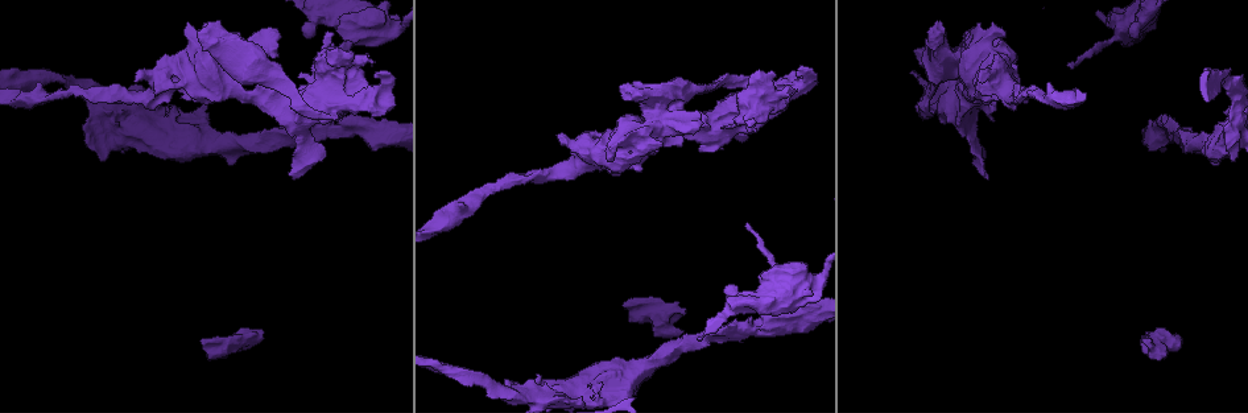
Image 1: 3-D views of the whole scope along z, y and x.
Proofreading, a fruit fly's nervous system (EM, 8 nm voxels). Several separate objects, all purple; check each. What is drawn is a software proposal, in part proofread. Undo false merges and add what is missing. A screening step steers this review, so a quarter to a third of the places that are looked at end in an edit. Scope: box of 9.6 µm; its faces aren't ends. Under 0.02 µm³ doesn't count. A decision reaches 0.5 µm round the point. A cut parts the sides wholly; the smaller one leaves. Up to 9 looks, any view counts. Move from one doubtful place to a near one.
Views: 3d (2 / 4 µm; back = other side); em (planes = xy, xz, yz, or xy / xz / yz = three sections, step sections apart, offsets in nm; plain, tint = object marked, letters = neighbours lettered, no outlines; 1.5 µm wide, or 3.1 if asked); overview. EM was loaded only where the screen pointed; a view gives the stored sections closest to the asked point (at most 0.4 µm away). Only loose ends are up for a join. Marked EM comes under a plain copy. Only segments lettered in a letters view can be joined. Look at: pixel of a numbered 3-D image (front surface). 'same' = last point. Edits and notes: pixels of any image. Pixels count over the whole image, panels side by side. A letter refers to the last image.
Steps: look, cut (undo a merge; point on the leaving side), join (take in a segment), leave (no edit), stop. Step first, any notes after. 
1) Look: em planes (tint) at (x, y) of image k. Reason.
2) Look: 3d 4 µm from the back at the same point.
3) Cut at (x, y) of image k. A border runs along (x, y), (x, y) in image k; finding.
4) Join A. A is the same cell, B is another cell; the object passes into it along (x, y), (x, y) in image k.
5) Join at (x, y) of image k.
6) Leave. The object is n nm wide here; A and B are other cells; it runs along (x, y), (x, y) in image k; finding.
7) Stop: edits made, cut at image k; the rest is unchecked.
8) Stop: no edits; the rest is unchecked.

Look: 3d 2 µm from the back at (1149, 338) of image 1.

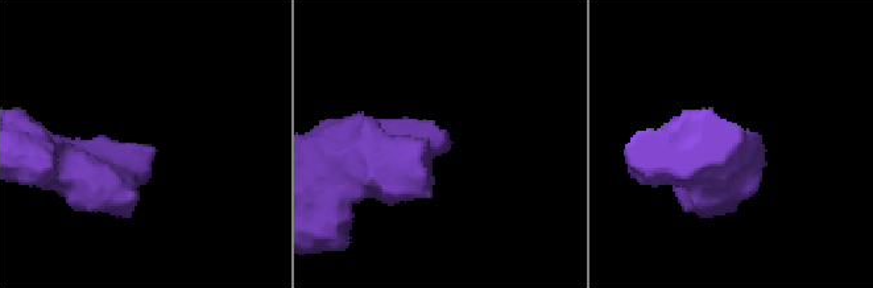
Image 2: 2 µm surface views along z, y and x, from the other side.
Look: em xy step 4 (letters) at (153, 152) of image 2. Now the EM.

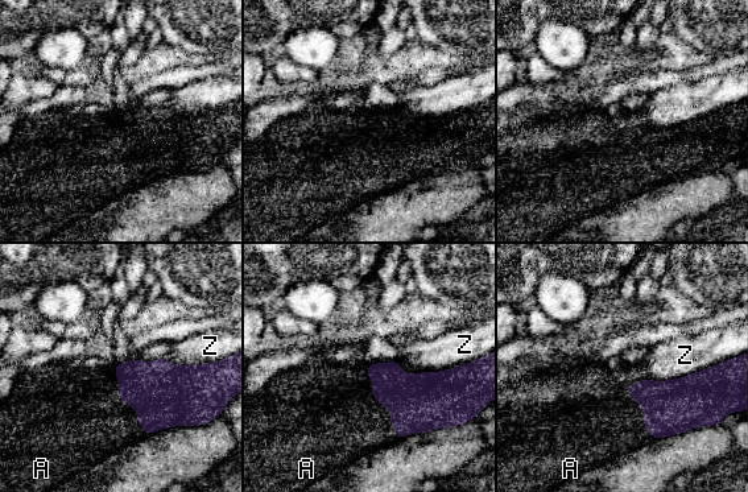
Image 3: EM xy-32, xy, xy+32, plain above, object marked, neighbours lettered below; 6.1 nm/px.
Look: em planes (letters) at the same point. Another direction.

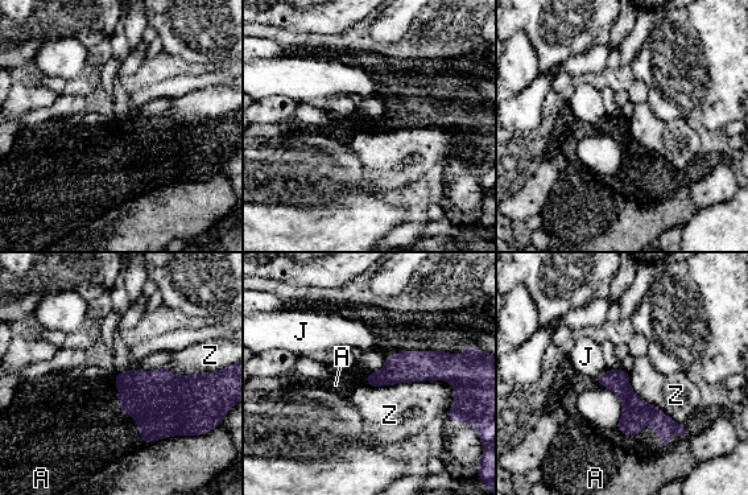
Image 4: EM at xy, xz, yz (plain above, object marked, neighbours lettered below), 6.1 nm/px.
Join A. A is the same cell, J and Z are other cells; the object passes into it along (158, 400), (119, 394), (85, 416) in image 4; it goes on there.

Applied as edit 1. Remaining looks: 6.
Look: overview.

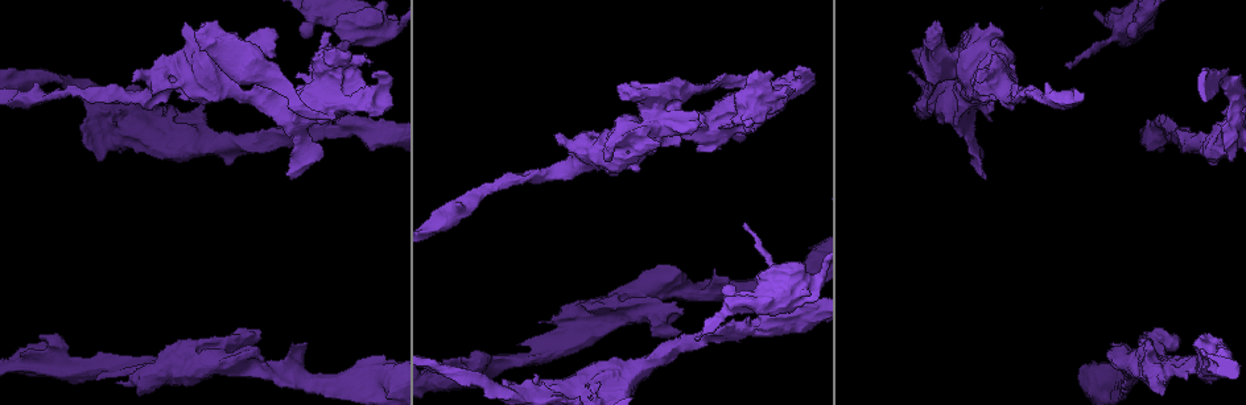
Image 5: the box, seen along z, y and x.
Look: em planes (tint) at (712, 335) of image 5. A narrow waist.

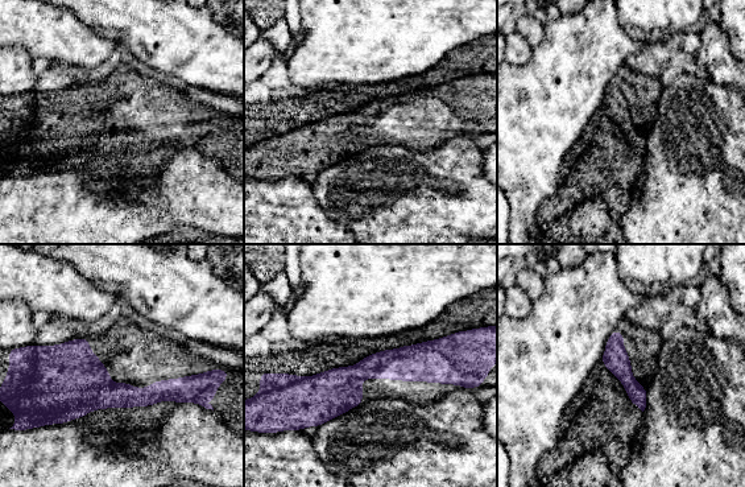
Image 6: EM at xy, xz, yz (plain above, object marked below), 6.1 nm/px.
Look: em planes (letters) at the same point.

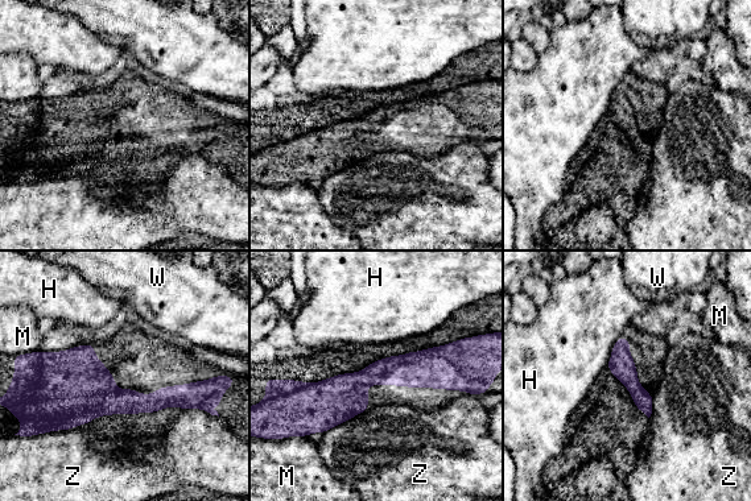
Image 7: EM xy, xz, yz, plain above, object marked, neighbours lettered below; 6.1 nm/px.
Leave. The object is 130 nm wide here; H, M, W and Z are other cells; it runs along (465, 371), (308, 392) in image 7; continuous, no second neuron.

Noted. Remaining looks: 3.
Look: 3d 4 µm at (1212, 94) of image 5. Branch stops here.

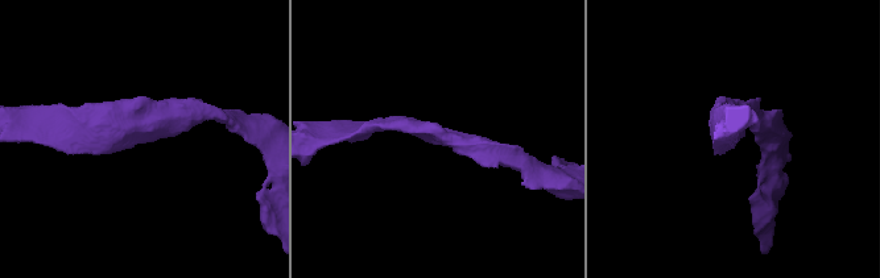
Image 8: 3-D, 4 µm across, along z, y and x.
Look: em yz step 4 (letters) at (153, 139) of image 8. The arms are 190, 280 nm wide; shape alone is not enough.

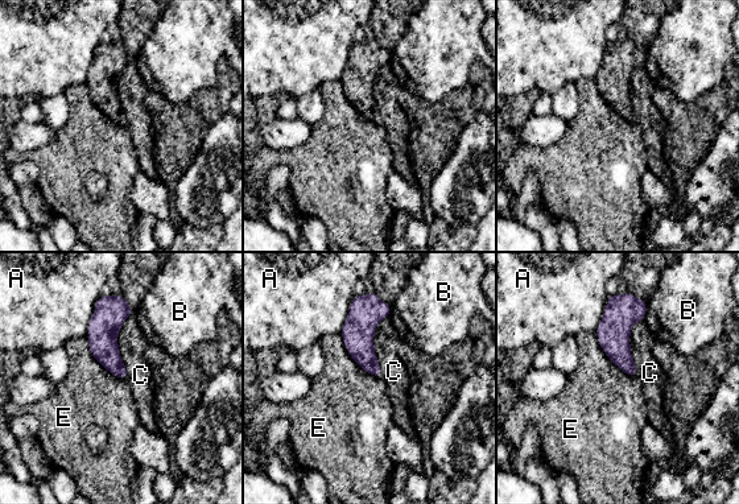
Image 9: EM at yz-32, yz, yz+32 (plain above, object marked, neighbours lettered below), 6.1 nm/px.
Leave. The longest contact is with A, 280 nm; A, B, C and E are other cells; a border runs along (118, 346), (128, 378) in image 9; none of them fits.

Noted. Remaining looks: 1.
Stop: edits made, join at image 4; the rest is unchecked.

